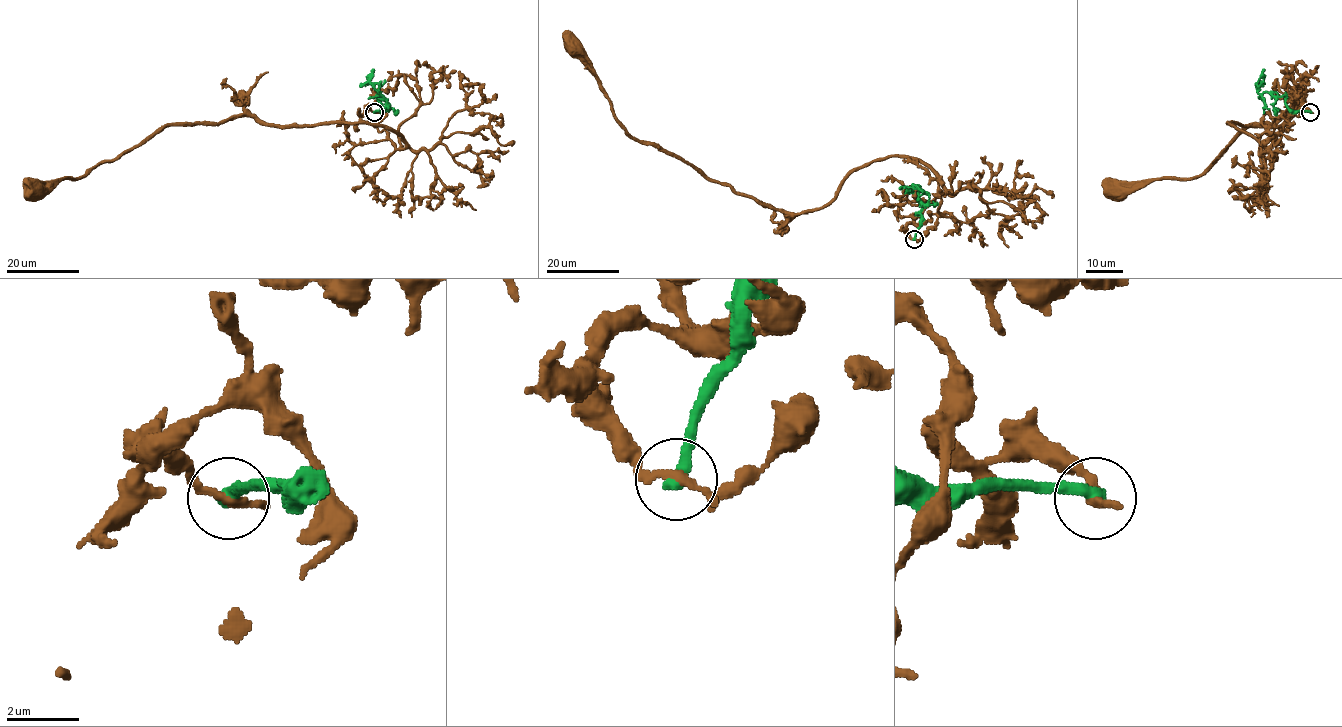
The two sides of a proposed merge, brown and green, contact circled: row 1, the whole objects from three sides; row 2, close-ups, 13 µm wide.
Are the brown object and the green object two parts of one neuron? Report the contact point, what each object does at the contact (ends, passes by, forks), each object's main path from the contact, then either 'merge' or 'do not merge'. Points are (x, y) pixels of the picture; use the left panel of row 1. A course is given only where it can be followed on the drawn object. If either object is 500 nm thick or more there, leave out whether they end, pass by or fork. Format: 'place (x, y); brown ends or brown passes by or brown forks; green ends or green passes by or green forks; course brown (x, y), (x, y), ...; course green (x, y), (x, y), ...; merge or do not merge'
place (374, 112); brown passes by; green ends; course brown (375, 112), (404, 148), (369, 123), (242, 115), (165, 124), (86, 174), (33, 190); course green (375, 112), (381, 110), (378, 98), (382, 96), (370, 82), (373, 69); do not merge

